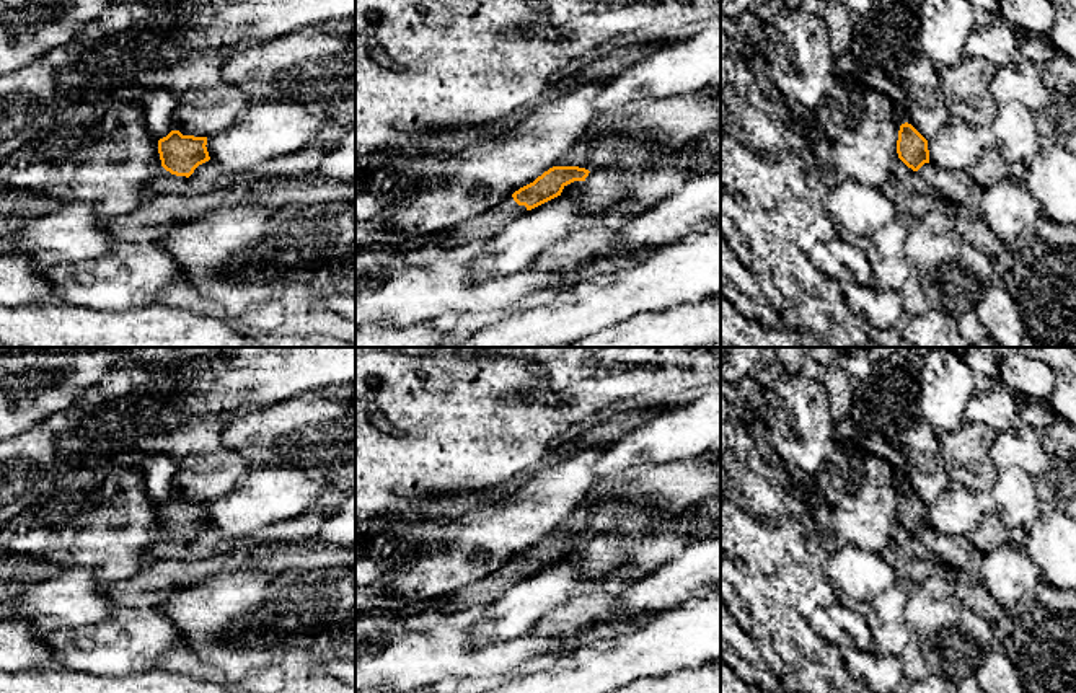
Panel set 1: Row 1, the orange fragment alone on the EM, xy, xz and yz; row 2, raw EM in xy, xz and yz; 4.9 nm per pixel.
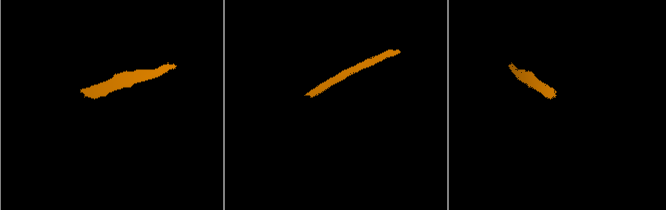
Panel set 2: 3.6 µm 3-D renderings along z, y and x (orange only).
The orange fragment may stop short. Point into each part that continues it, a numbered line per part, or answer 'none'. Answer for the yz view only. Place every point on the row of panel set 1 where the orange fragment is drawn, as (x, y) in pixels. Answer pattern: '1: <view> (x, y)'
none

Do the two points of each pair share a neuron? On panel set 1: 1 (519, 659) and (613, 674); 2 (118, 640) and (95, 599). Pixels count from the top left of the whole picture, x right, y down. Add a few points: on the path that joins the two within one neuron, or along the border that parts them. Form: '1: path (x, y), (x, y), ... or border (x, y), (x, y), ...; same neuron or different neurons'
1: border (571, 651), (553, 664), (525, 675); different neurons
2: border (114, 615), (69, 628); different neurons

